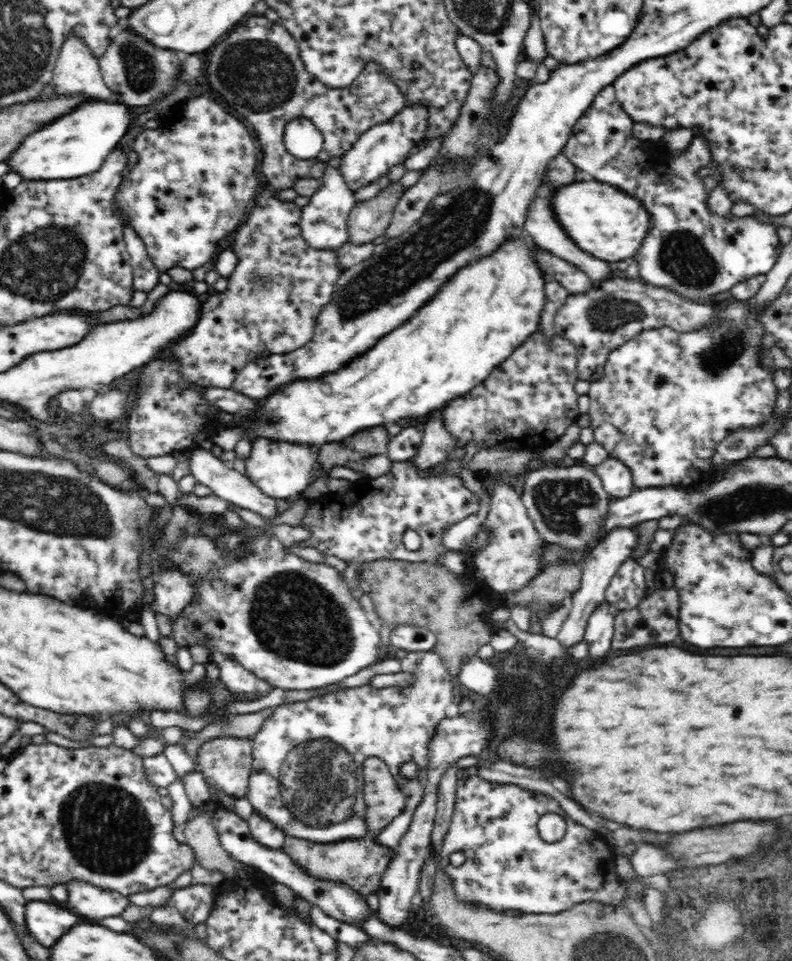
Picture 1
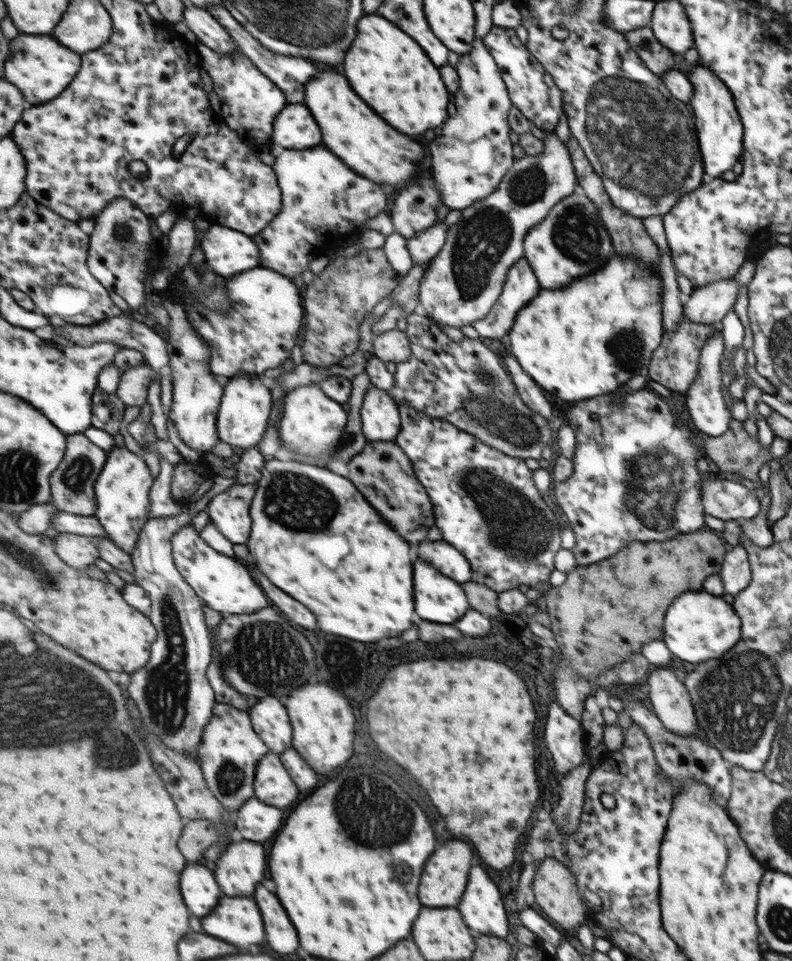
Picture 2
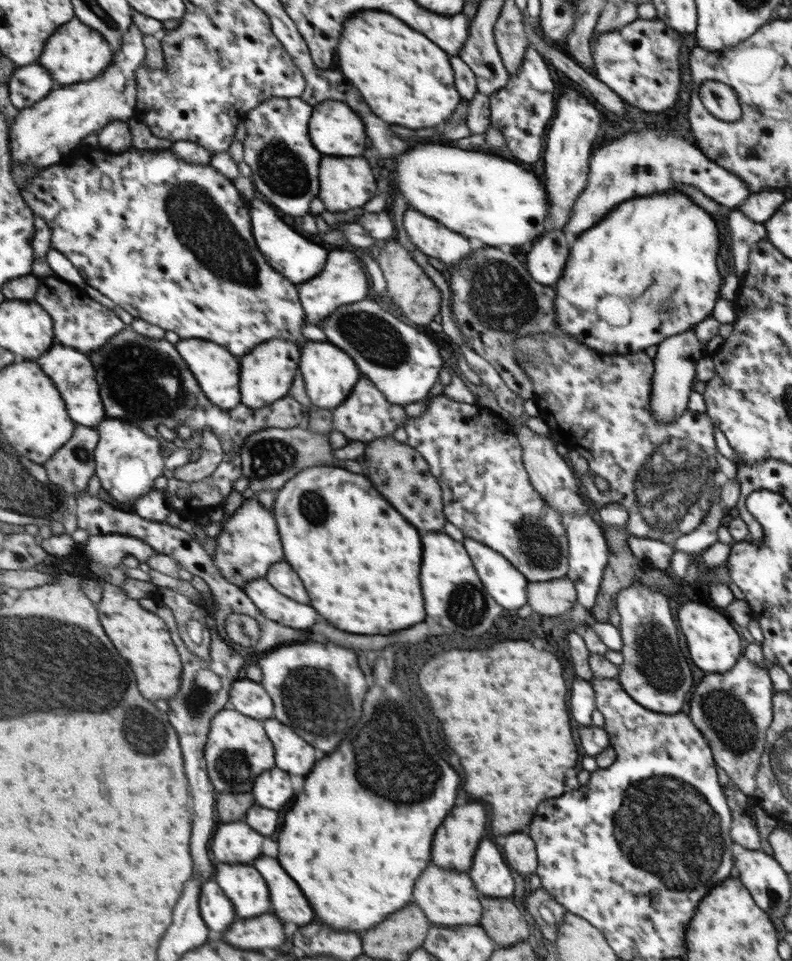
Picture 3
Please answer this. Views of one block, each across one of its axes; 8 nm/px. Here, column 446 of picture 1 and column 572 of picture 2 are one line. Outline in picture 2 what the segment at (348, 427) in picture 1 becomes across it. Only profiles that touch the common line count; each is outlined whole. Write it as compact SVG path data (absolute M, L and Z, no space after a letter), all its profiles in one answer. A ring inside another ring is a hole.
M611 256L603 268L589 276L581 276L581 280L573 280L573 284L539 292L541 296L515 316L517 320L507 336L507 348L543 392L569 402L569 406L571 402L597 398L599 394L613 394L625 380L645 376L653 352L661 348L661 286L661 276L653 274L641 260L631 256Z

